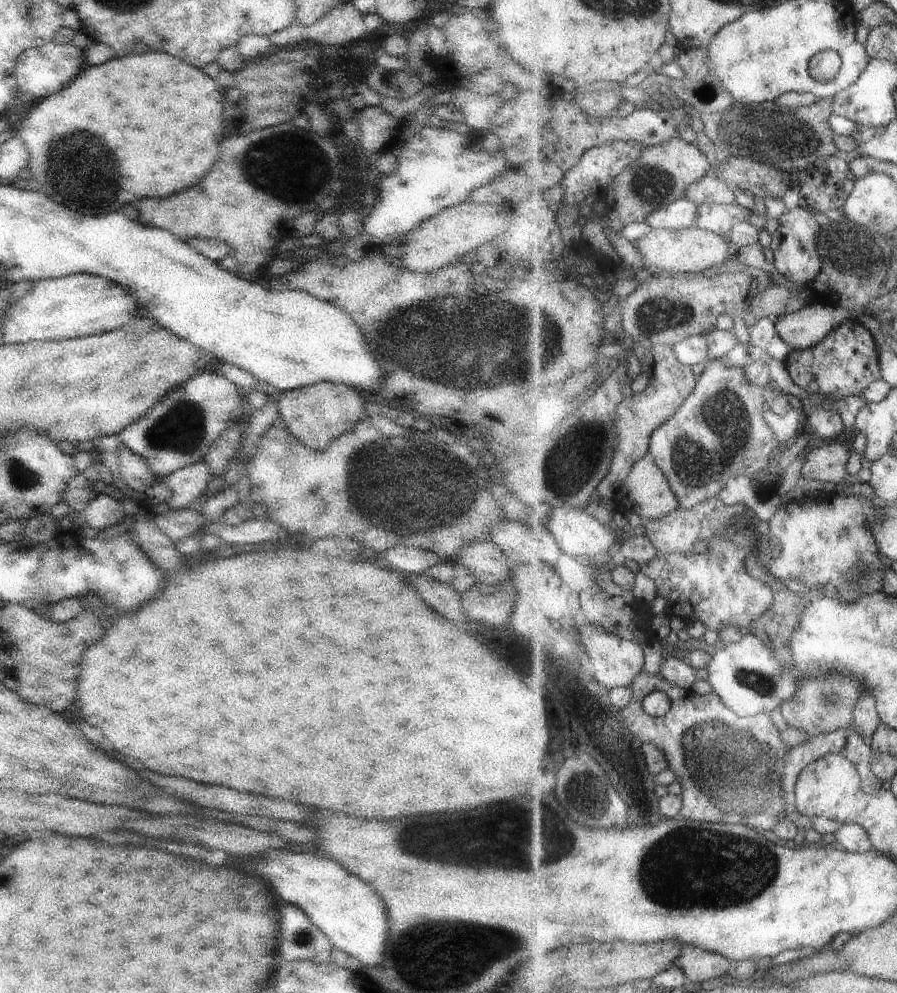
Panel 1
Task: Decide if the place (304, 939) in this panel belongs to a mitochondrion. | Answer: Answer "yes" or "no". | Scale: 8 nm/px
yes

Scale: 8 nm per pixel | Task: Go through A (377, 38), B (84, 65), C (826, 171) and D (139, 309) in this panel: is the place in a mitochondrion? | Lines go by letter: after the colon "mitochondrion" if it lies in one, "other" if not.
A: other
B: other
C: other
D: other

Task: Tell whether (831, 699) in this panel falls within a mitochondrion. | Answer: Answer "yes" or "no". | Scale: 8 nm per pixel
yes

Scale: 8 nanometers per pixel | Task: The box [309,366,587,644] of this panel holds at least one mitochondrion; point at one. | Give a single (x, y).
(411, 475)

